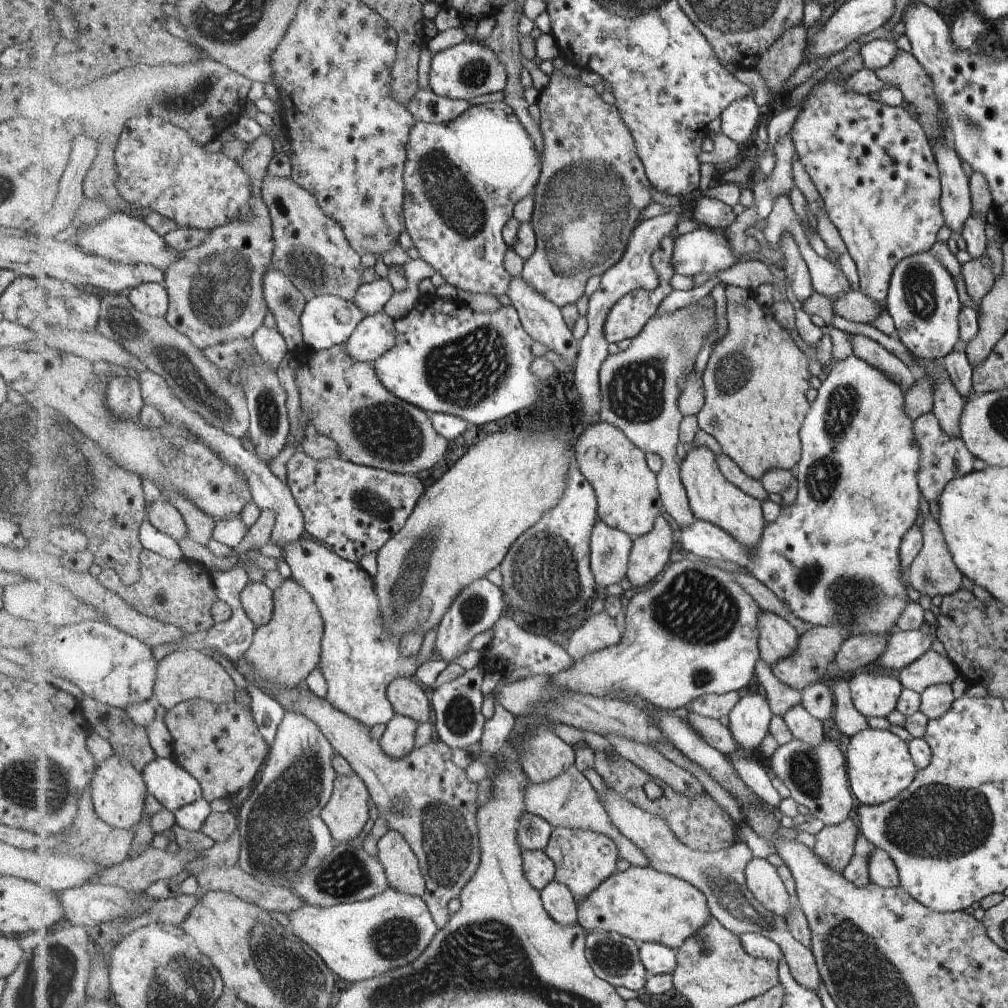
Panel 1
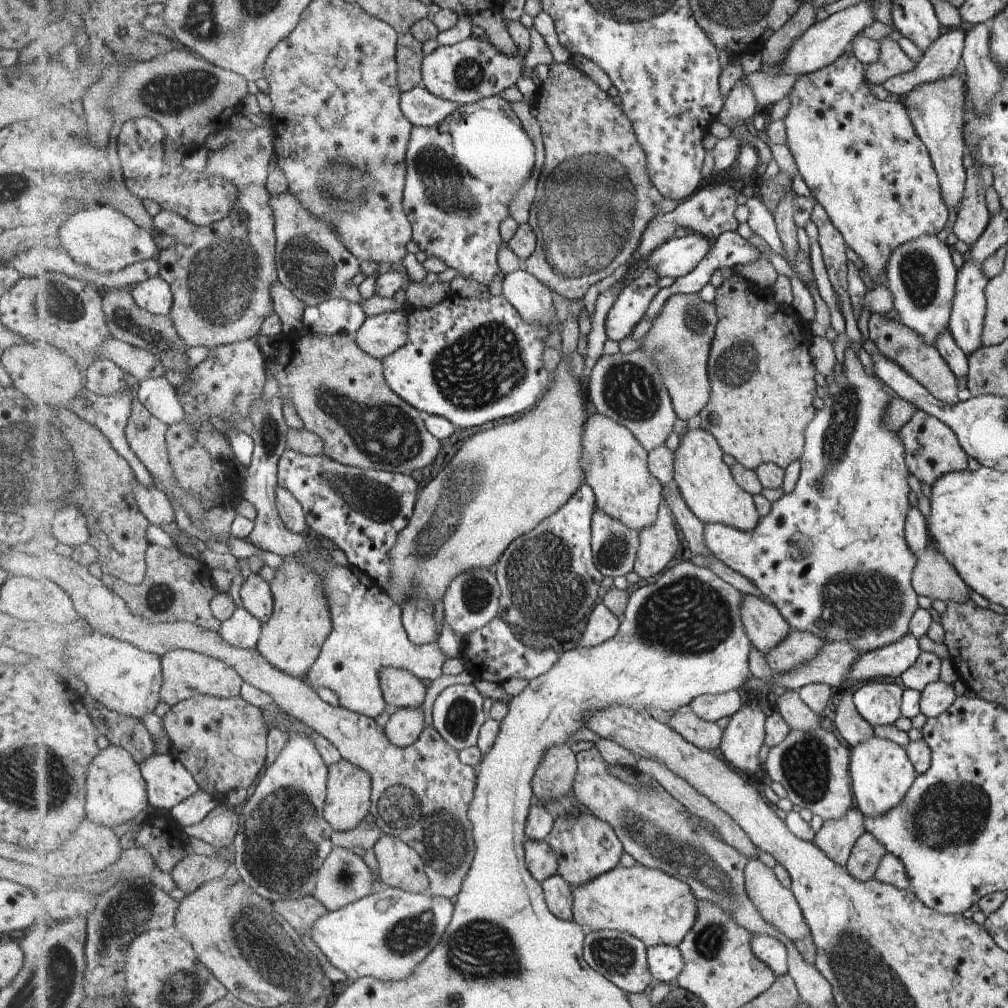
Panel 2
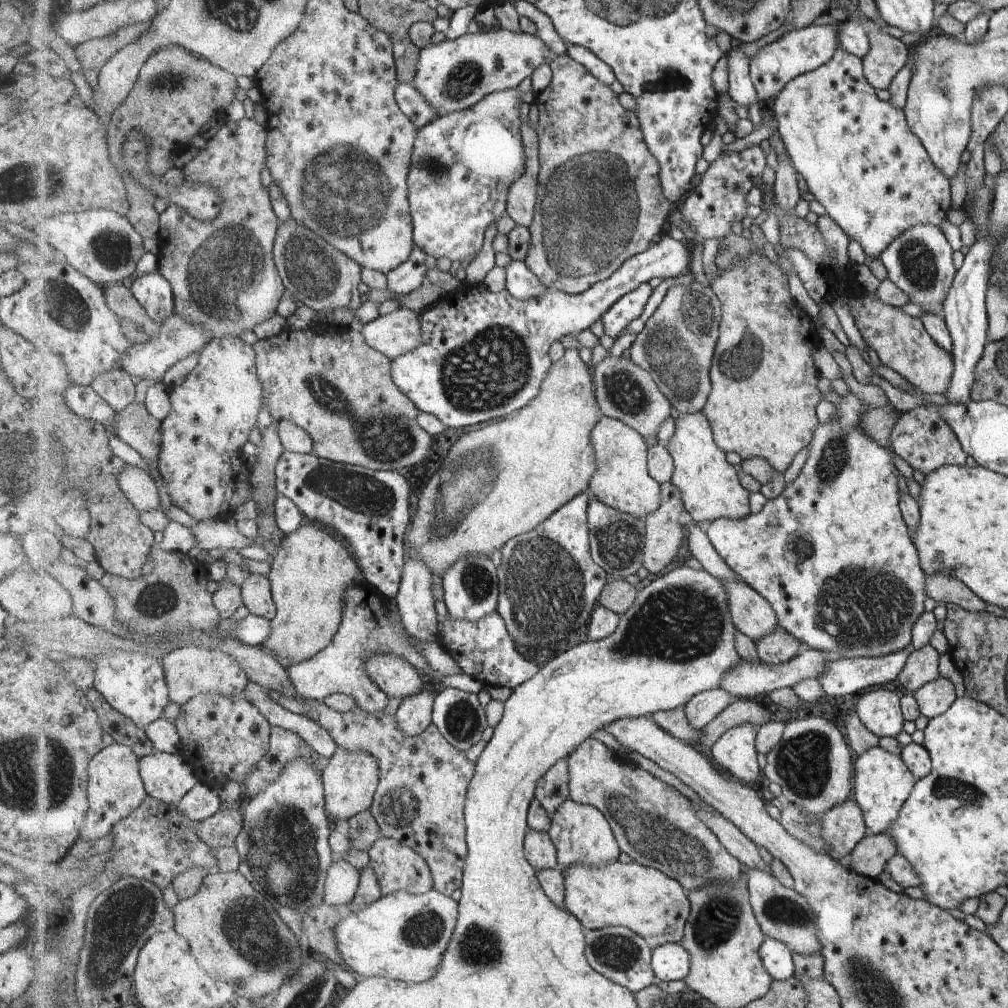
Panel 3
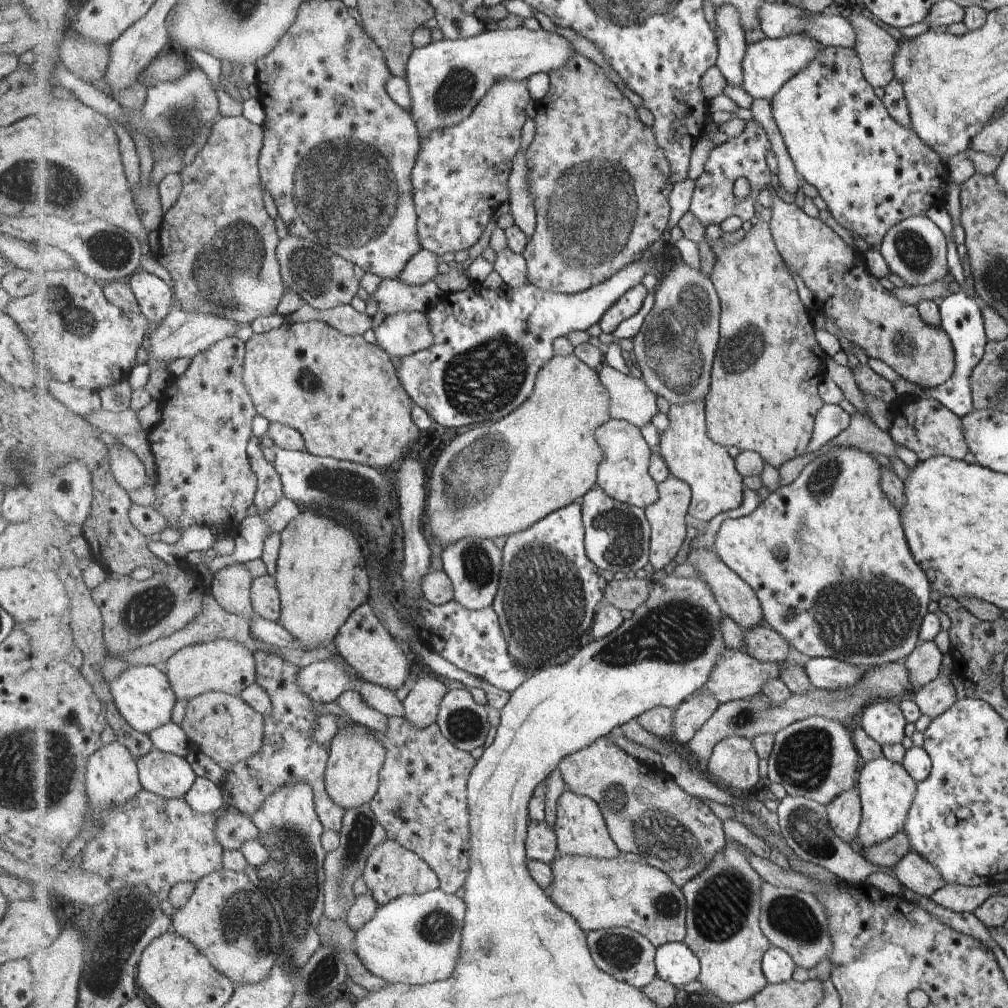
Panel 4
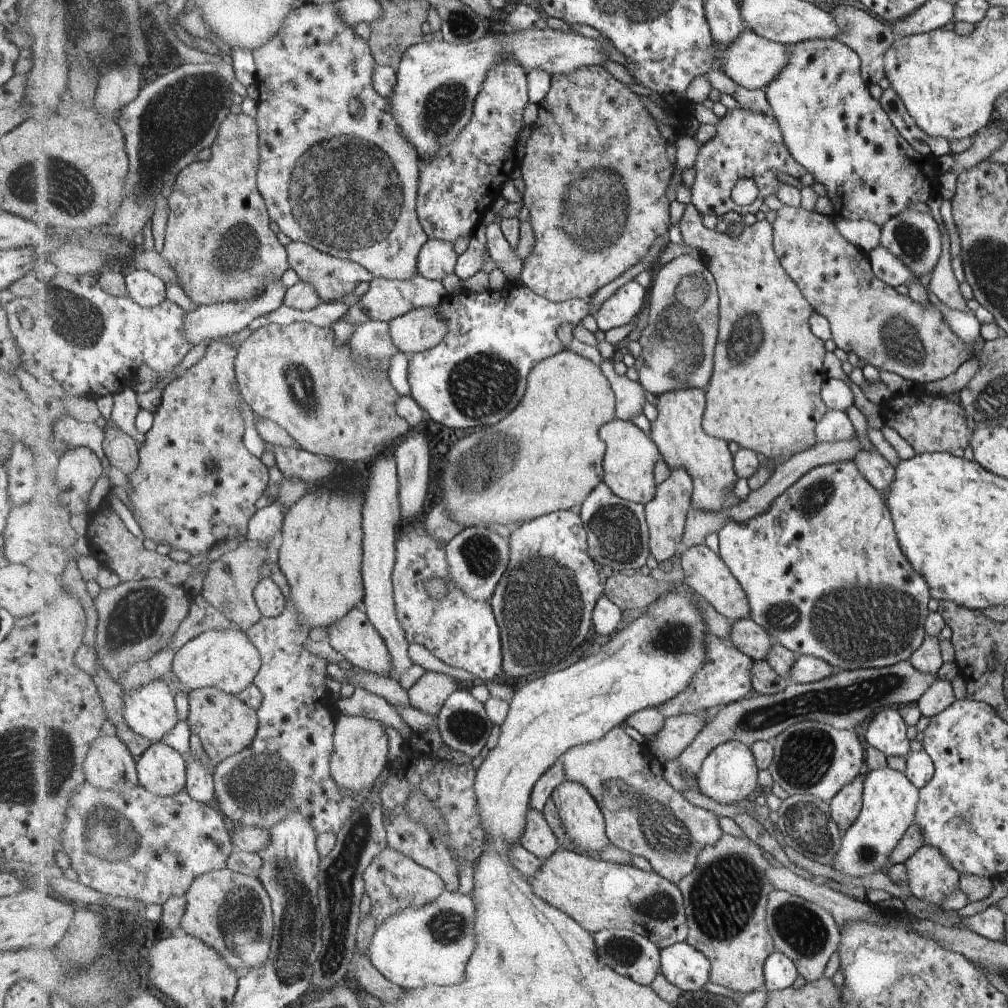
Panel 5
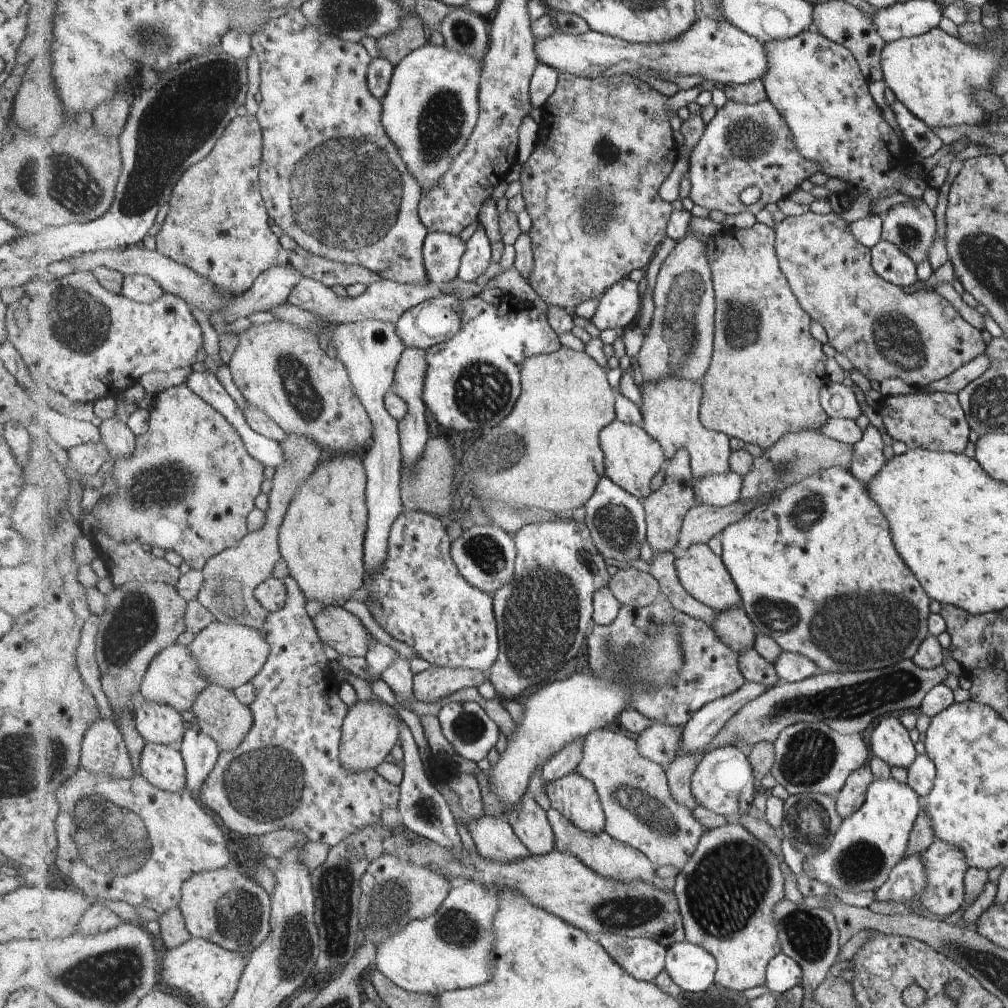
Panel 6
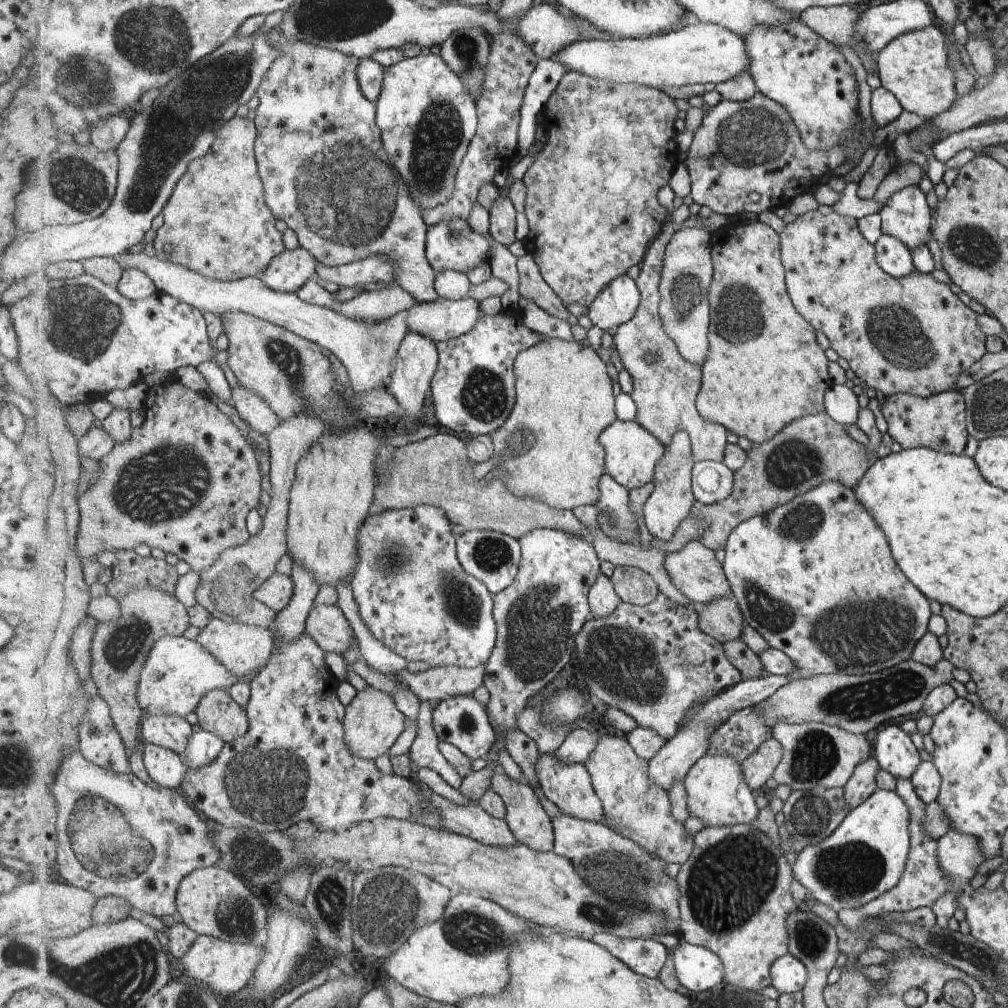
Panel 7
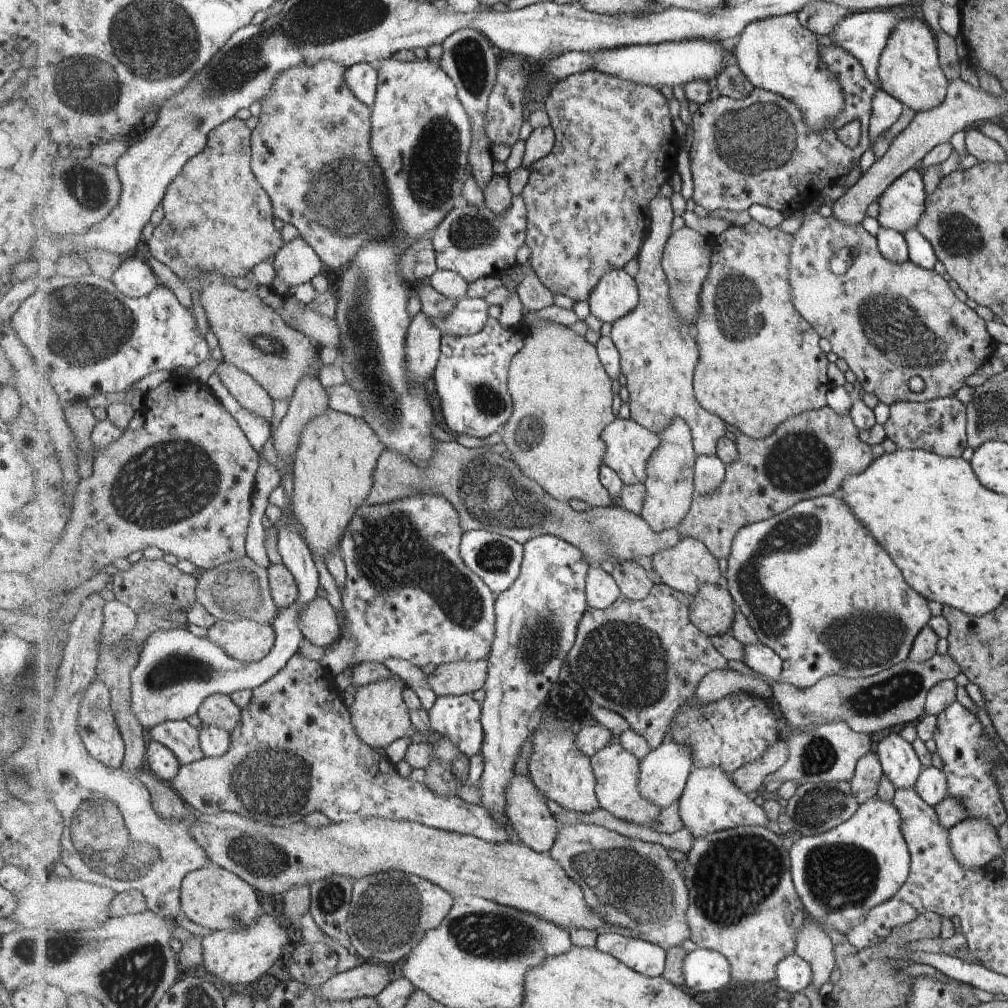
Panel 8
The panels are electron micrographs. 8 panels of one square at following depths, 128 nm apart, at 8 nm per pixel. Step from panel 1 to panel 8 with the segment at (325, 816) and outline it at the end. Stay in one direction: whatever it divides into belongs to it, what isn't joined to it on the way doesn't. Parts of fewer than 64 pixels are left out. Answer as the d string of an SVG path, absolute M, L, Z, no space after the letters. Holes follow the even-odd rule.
M488 658L453 661L438 666L429 675L429 684L438 696L471 695L483 689L488 677ZM369 662L355 666L351 680L354 702L351 705L352 722L361 740L371 748L387 748L395 740L407 736L413 729L411 712L403 700L403 689L407 682L392 674L380 662Z

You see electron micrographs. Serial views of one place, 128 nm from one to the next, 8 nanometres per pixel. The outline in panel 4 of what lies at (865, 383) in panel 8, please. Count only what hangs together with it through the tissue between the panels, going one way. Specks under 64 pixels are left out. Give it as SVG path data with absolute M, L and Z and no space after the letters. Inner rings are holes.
M771 186L767 190L772 195L769 224L782 258L797 271L807 288L815 288L823 311L833 319L842 337L922 389L945 383L955 367L955 354L947 334L939 327L924 324L915 305L904 304L884 290L881 282L869 274L862 253L855 254L821 218L809 218L807 212L795 203L787 203ZM825 288L839 288L841 292L829 296Z

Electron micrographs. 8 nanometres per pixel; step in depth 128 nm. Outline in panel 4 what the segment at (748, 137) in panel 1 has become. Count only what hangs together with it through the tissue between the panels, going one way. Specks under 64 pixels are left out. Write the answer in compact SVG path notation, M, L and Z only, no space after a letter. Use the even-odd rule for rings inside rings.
M730 5L715 14L720 58L718 66L731 85L744 88L744 61L748 46L739 12Z

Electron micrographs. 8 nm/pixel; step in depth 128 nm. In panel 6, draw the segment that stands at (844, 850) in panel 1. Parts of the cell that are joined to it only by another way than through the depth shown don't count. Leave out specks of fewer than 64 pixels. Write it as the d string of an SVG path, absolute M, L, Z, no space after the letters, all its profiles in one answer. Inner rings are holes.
M870 765L856 770L848 778L845 788L837 794L837 810L843 819L861 810L867 798L867 791L875 779Z

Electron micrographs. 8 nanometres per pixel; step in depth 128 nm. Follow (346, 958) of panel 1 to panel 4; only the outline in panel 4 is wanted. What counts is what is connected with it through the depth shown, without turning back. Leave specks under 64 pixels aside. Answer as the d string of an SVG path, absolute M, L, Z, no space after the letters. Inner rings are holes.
M436 889L421 895L402 895L400 898L378 907L373 918L354 937L354 950L363 965L389 983L404 983L416 988L421 985L448 980L455 971L461 951L462 931L467 906L464 898L449 895Z

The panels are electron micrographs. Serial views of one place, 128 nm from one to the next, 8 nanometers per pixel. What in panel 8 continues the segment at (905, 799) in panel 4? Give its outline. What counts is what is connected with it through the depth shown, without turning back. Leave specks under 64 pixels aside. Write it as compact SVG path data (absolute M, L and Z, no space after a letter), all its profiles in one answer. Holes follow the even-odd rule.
M875 796L864 802L851 820L821 834L794 838L790 848L792 877L807 918L824 927L830 924L833 930L847 936L853 926L865 922L873 908L896 894L911 870L911 854L901 836L900 824L901 817L893 803L881 802L881 798Z

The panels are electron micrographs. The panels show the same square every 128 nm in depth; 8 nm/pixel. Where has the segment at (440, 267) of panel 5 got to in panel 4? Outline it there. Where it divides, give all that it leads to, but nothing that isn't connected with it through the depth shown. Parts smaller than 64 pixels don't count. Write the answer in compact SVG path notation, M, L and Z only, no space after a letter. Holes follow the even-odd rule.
M422 248L421 252L418 252L417 256L413 256L411 262L405 266L405 272L398 279L405 284L409 284L409 286L427 284L435 276L439 276L437 264L441 261L441 256Z

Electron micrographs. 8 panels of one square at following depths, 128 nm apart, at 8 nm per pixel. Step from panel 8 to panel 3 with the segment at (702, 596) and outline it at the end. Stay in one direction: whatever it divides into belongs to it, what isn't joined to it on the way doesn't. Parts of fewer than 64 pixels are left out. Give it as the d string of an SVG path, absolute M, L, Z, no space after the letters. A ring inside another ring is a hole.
M777 626L773 634L767 634L757 642L760 660L770 665L793 660L799 654L799 648L801 648L801 642L781 626Z

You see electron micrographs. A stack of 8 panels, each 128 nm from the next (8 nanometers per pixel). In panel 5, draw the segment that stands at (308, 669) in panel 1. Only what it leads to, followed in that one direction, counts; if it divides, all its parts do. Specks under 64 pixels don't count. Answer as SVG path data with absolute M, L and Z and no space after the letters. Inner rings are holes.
M325 488L313 489L289 508L283 531L278 537L280 568L287 578L291 593L287 600L300 615L300 624L307 629L329 628L339 623L356 607L362 606L366 594L362 565L364 564L364 528L362 510L365 498L344 489L333 494Z

